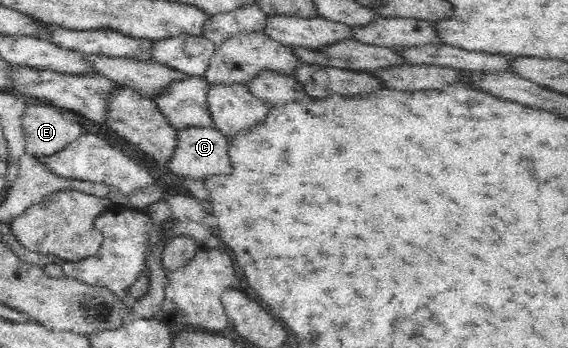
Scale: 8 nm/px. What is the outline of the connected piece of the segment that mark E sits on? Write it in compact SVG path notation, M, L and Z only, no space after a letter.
M29 103L22 118L26 153L51 156L67 148L81 134L81 124L64 110Z

